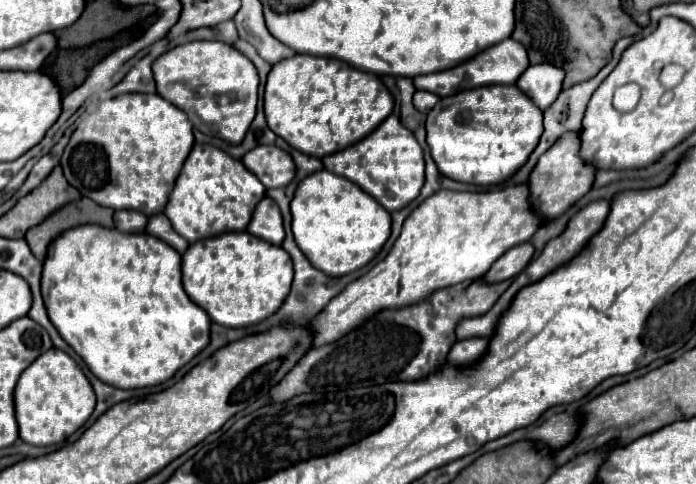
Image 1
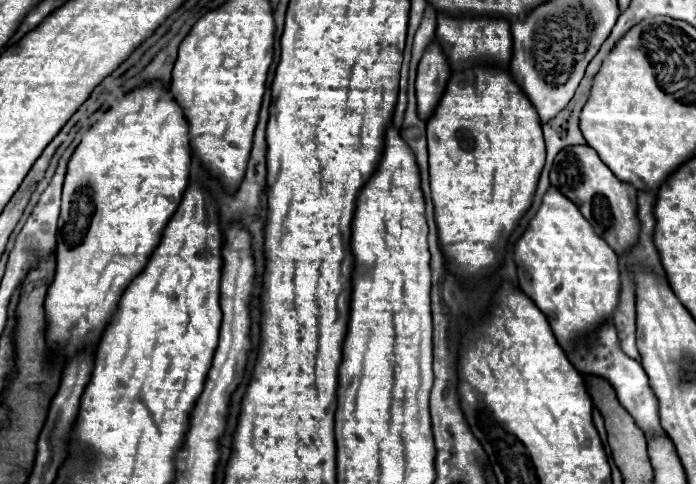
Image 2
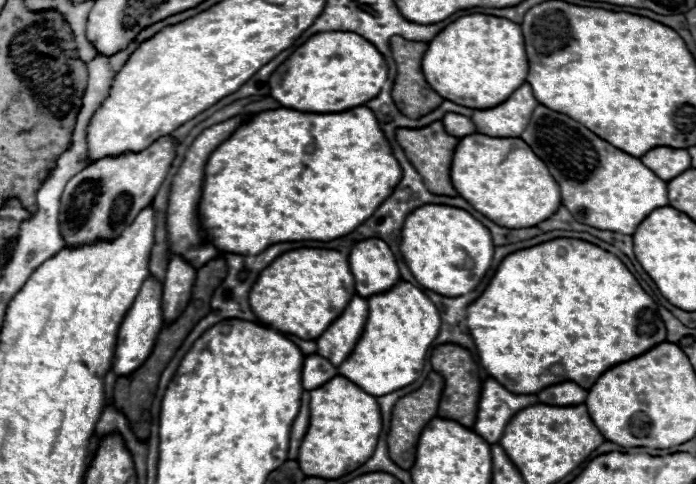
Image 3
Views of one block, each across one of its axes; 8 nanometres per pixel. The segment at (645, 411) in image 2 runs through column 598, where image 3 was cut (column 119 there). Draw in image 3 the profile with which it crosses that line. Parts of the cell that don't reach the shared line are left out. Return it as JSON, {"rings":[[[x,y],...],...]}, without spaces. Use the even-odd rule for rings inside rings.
{"rings":[[[148,278],[144,280],[144,286],[140,288],[140,294],[136,296],[136,302],[132,304],[132,310],[128,310],[128,316],[124,316],[124,322],[120,326],[120,334],[116,338],[116,354],[112,360],[112,370],[118,376],[126,376],[140,368],[146,358],[150,356],[154,348],[154,340],[162,330],[162,284]]]}

